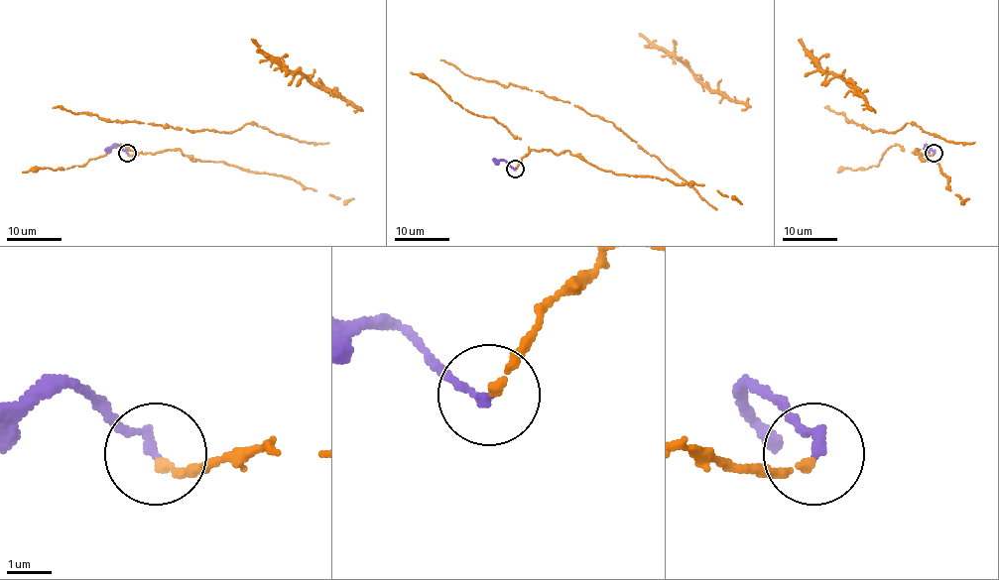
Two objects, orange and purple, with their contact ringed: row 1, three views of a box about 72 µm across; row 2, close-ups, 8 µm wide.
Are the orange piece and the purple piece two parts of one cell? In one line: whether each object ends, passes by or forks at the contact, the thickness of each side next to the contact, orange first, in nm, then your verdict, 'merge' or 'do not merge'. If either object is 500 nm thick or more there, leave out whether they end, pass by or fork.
orange ends; purple ends; calibres 190 and 200 nm; merge

